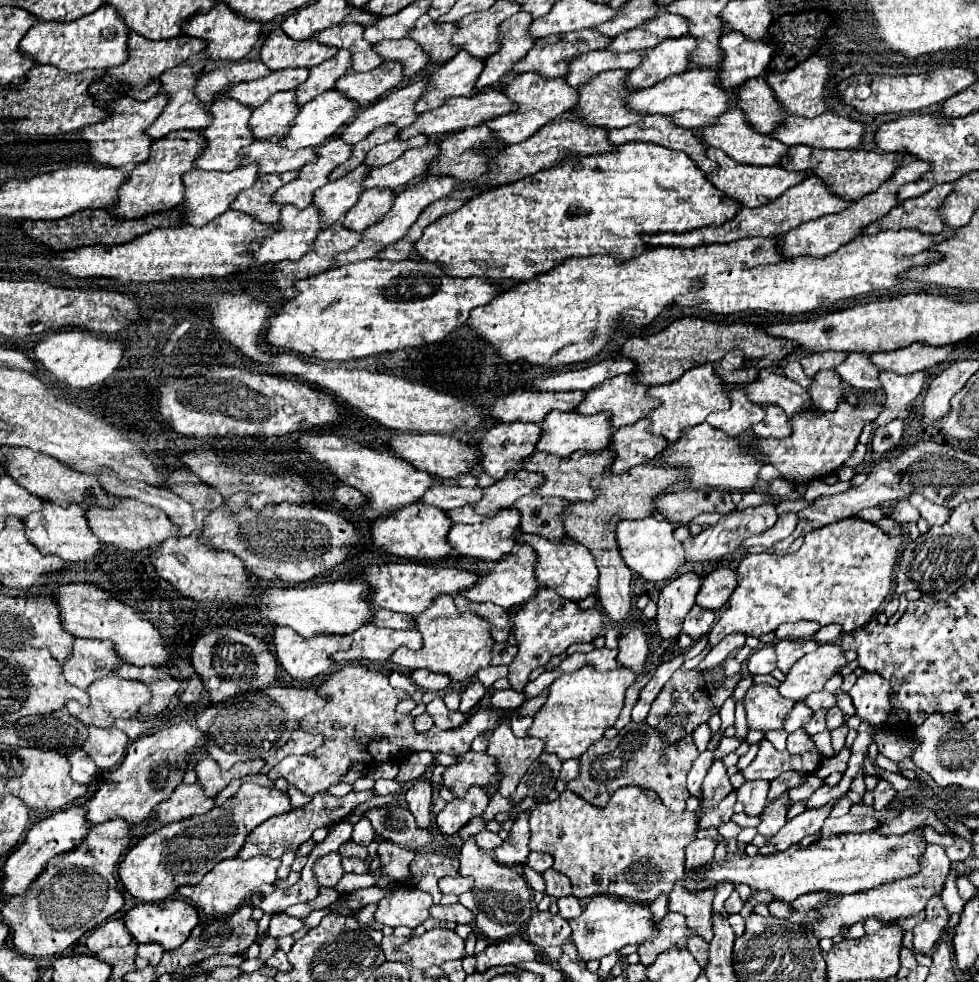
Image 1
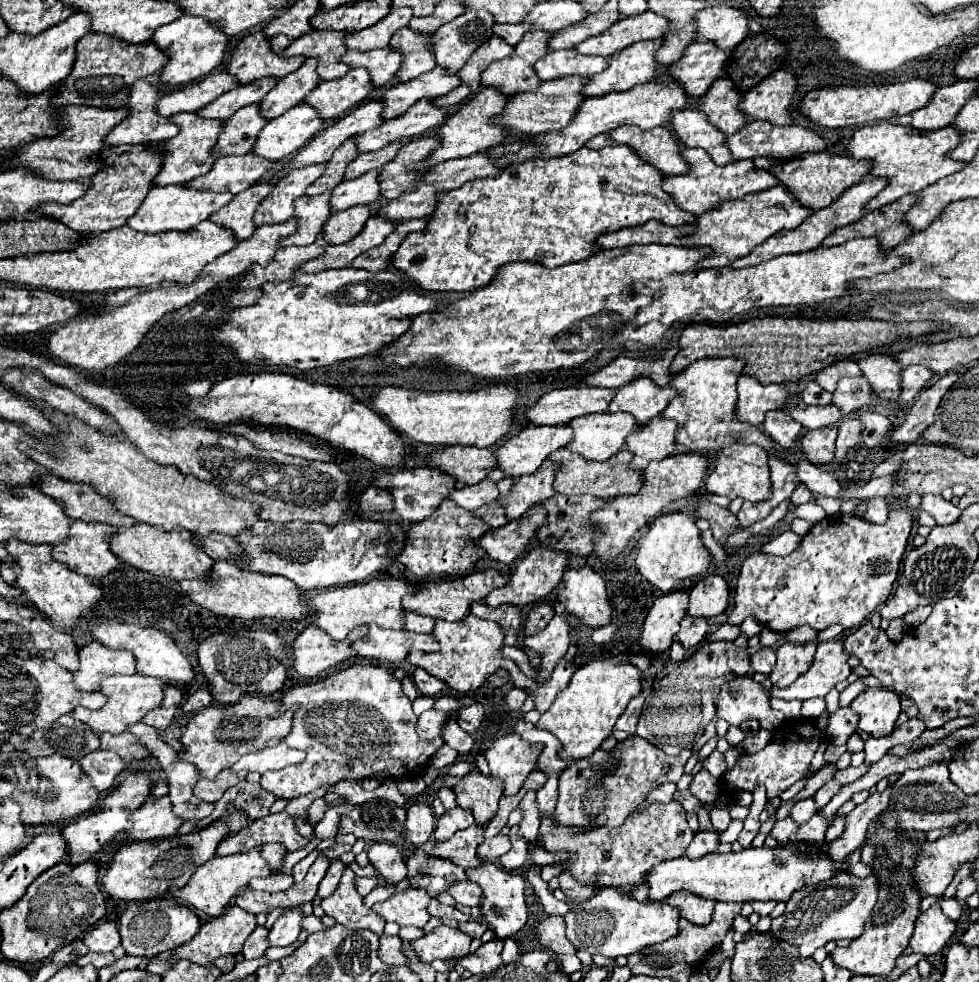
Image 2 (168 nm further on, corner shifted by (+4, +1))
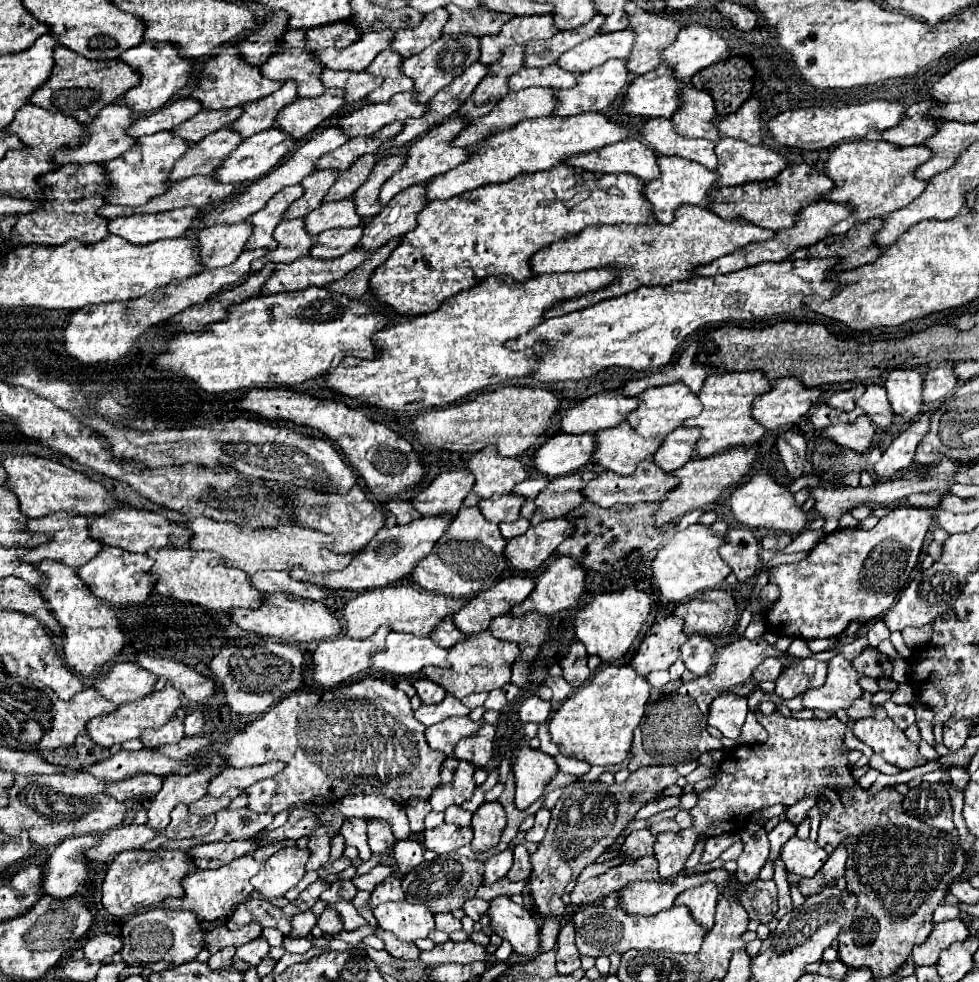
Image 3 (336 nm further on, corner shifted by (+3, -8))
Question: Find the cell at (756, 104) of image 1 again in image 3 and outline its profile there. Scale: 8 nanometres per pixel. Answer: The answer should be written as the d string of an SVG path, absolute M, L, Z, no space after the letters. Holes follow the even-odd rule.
M686 87L680 95L684 95L684 103L672 117L676 131L684 137L702 137L714 143L720 141L722 135L716 131L716 107L712 95L694 87Z

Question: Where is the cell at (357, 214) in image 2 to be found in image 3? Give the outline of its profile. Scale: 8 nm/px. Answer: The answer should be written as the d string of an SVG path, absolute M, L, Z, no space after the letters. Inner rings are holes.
M340 227L328 229L314 237L314 245L310 255L316 259L336 259L344 253L352 251L362 237L362 227Z

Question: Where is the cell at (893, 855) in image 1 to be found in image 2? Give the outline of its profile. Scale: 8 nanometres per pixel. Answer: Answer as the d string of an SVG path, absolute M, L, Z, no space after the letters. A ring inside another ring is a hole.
M781 846L779 850L747 848L741 852L727 852L727 854L713 852L699 860L689 860L685 856L667 860L663 864L653 866L647 872L645 884L649 886L647 896L651 900L667 900L673 892L687 890L717 902L753 902L753 900L787 902L787 898L791 898L791 894L801 886L819 884L831 878L833 874L837 874L835 870L837 864L845 864L845 862L831 862L825 850L819 854L819 858L799 858L795 850L787 850Z

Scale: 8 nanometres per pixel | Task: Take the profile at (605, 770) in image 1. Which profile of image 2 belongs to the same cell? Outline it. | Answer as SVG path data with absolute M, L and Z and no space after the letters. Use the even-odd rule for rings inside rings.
M633 736L623 744L617 744L613 752L597 750L591 758L577 760L559 778L559 800L553 810L555 824L567 826L575 832L599 826L621 826L631 810L641 802L653 788L663 782L677 782L683 776L685 762L691 750L683 750L679 756L669 758L663 750L651 742Z

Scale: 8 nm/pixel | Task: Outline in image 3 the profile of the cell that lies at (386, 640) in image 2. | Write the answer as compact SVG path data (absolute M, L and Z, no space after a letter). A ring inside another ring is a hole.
M388 633L386 647L372 655L372 667L394 675L414 675L426 665L446 667L446 649L428 637Z

